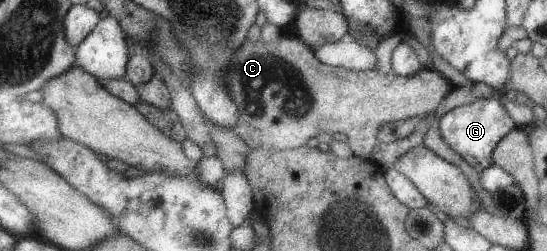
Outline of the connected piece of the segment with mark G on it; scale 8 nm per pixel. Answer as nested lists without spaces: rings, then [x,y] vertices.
[[[498,96],[462,105],[456,110],[445,113],[440,117],[438,123],[439,134],[444,142],[451,150],[457,152],[477,174],[492,165],[491,158],[495,145],[511,129],[515,128],[517,126],[501,105]]]

